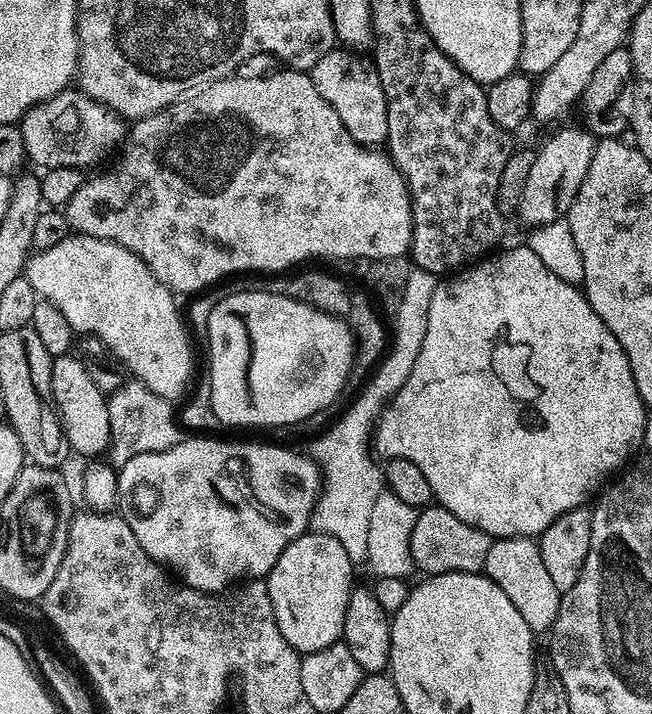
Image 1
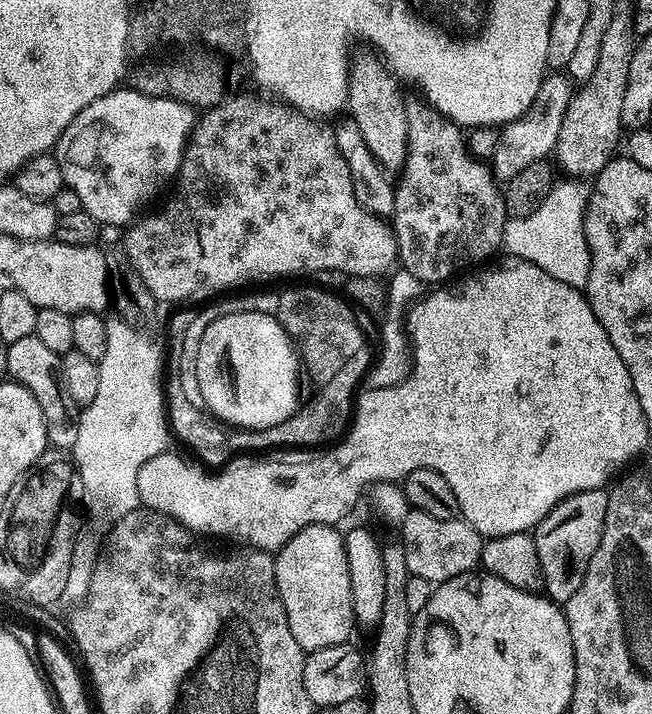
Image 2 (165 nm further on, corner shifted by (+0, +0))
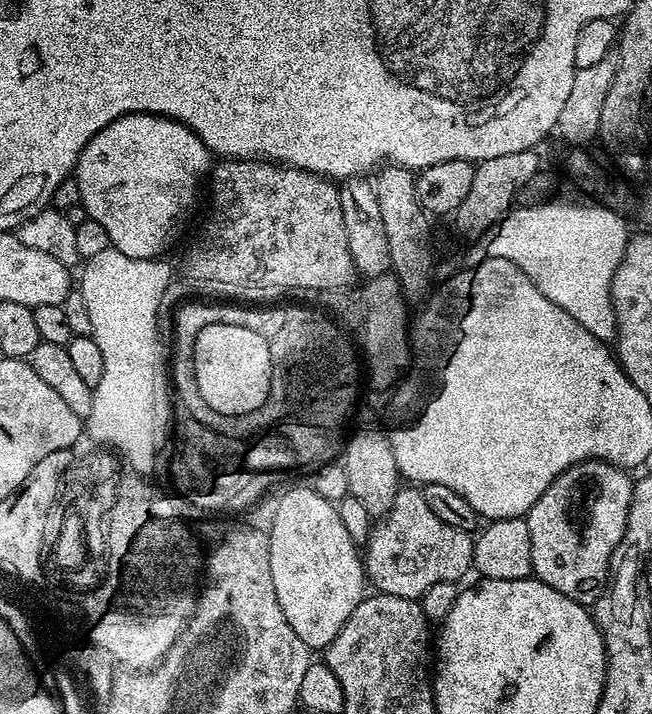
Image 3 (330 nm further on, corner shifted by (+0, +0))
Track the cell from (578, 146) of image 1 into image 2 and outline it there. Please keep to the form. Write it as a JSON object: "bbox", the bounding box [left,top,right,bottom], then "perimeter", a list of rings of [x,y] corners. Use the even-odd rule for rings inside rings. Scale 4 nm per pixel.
{"bbox":[554,10,634,178],"perimeter":[[[620,10],[613,11],[612,21],[610,22],[610,26],[606,26],[606,35],[602,38],[602,50],[598,50],[598,62],[594,65],[594,74],[590,74],[590,78],[586,81],[583,81],[573,91],[572,99],[568,101],[568,109],[566,110],[566,114],[562,118],[562,130],[558,130],[558,142],[556,143],[556,151],[554,153],[555,163],[558,165],[560,163],[561,173],[567,174],[572,178],[595,178],[596,175],[600,171],[603,170],[607,166],[607,164],[614,159],[617,155],[616,147],[621,147],[622,144],[622,134],[620,136],[620,132],[622,133],[622,125],[620,123],[620,115],[622,114],[622,101],[624,99],[624,95],[626,94],[626,82],[630,78],[630,62],[632,61],[632,49],[634,47],[634,38],[632,40],[632,36],[634,37],[634,25],[632,22],[632,13],[631,11],[624,10],[624,12],[620,12]]]}

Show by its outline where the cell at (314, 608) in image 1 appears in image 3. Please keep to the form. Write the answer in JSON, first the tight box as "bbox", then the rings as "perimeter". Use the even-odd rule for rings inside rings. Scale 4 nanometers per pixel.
{"bbox":[267,488,366,650],"perimeter":[[[312,488],[290,489],[277,502],[272,528],[269,527],[267,533],[270,542],[270,574],[274,577],[278,606],[282,606],[286,622],[290,622],[294,634],[306,642],[309,650],[323,650],[330,642],[334,642],[334,634],[346,626],[346,618],[354,614],[354,606],[358,606],[358,602],[366,595],[364,561],[358,545],[350,538],[346,526],[342,526],[342,518],[338,518],[335,503]]]}

